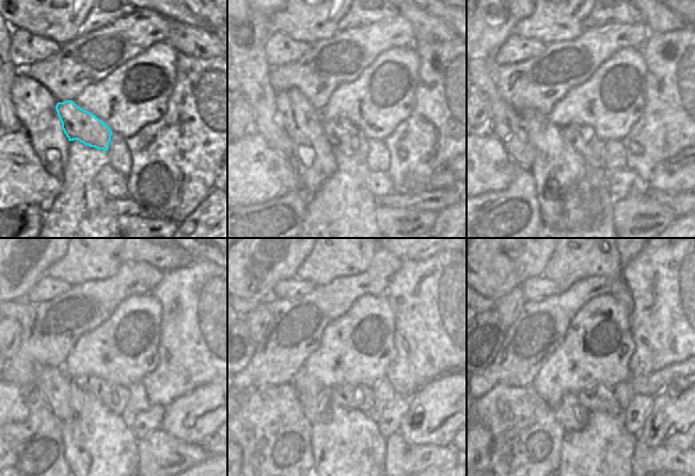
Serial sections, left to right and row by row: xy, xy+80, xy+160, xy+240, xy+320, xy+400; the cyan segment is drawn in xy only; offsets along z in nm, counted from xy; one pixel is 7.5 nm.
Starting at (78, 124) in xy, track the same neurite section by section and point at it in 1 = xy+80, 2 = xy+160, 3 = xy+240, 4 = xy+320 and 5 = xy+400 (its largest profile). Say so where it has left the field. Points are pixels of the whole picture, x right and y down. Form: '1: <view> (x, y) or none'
1: xy+80 (342, 136)
2: xy+160 (582, 139)
3: xy+240 (115, 397)
4: xy+320 (360, 397)
5: xy+400 (600, 398)

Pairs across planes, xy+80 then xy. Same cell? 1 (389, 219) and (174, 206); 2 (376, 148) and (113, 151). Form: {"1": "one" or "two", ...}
{"1": "two", "2": "one"}

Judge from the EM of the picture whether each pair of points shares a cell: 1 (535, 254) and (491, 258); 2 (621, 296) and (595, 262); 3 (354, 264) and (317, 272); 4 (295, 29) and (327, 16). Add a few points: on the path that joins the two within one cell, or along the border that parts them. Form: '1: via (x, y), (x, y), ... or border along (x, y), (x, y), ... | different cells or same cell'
1: via (524, 254), (517, 254), (511, 259), (502, 258) | same cell
2: via (619, 286), (616, 278), (604, 266) | same cell
3: via (345, 264), (327, 264) | same cell
4: via (302, 21), (310, 16), (319, 16) | same cell

